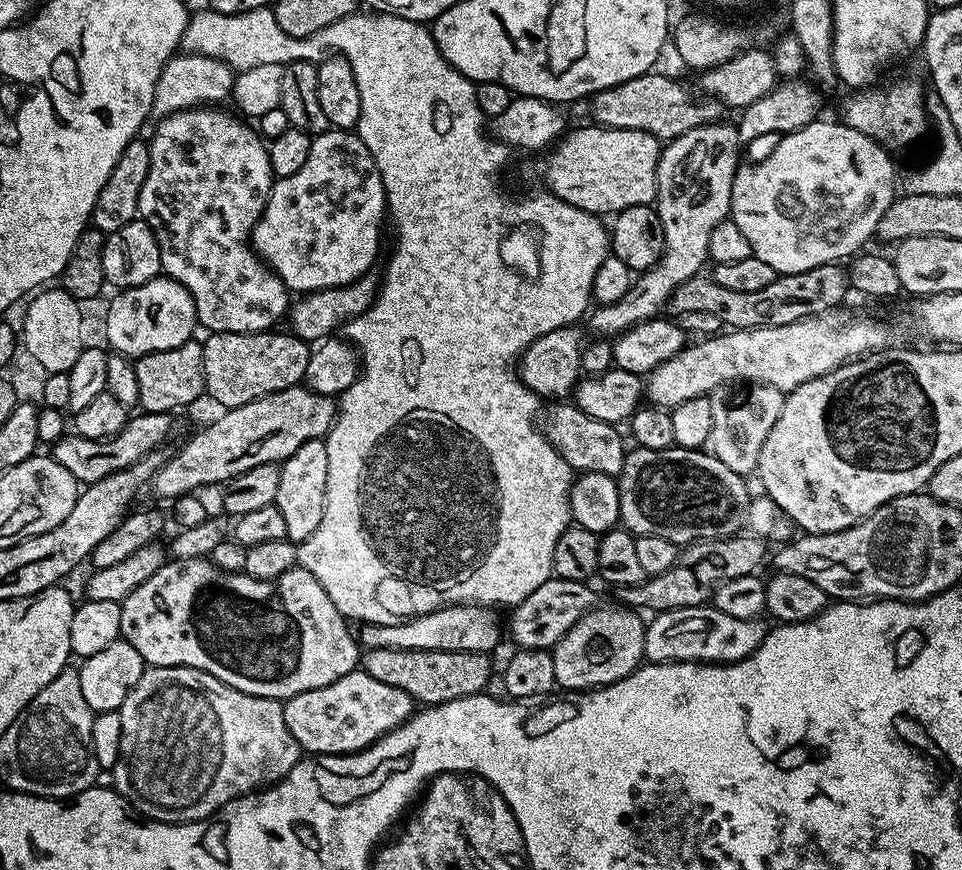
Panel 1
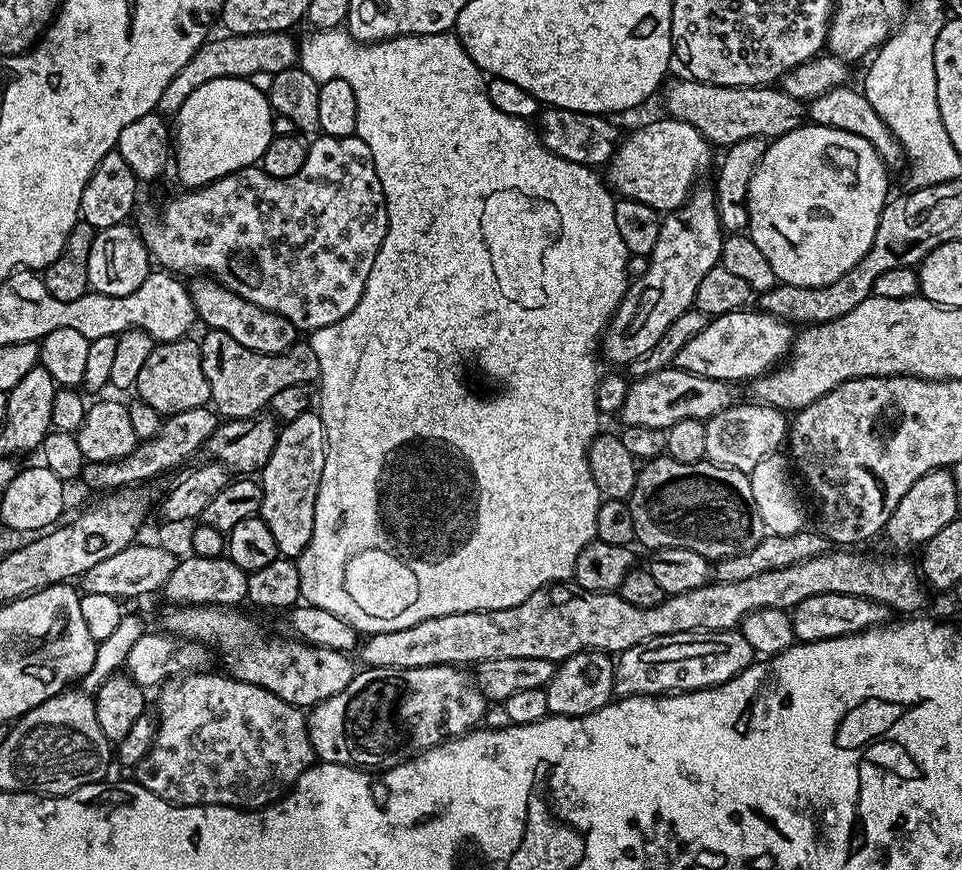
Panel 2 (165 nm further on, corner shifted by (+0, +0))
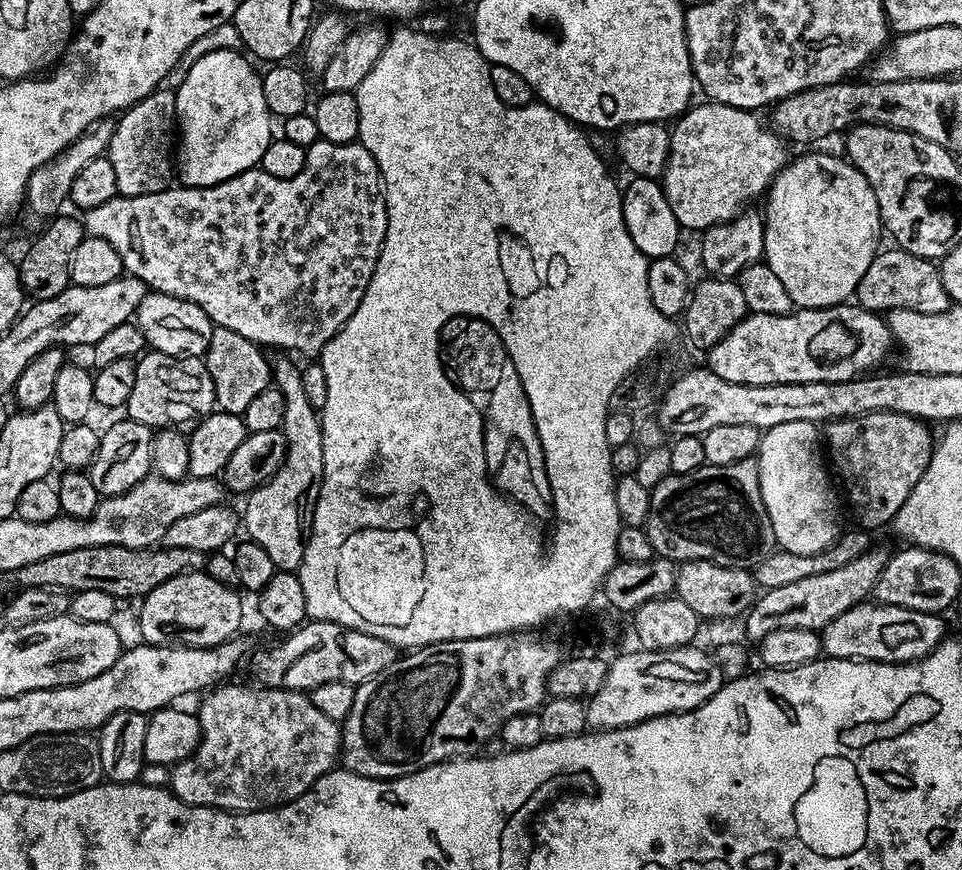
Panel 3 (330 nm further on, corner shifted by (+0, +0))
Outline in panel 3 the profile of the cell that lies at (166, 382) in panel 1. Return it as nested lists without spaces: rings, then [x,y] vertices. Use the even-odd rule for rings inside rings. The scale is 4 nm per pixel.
[[[148,350],[136,360],[134,390],[130,390],[126,405],[127,419],[142,422],[153,430],[175,428],[199,422],[215,408],[214,382],[201,357],[171,356]]]

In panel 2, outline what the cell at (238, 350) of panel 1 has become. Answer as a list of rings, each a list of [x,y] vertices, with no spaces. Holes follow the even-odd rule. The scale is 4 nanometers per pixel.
[[[208,330],[203,334],[205,336],[200,340],[202,370],[206,374],[206,382],[210,382],[211,407],[221,417],[229,420],[255,417],[271,405],[278,390],[286,390],[286,386],[295,384],[312,386],[319,381],[320,367],[311,343],[297,342],[290,350],[275,356],[246,350],[242,342],[234,342],[234,338],[222,330]]]

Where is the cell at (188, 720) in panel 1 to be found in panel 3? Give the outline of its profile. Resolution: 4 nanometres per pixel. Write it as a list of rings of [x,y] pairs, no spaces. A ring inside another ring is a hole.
[[[221,683],[203,697],[205,700],[198,709],[198,746],[182,762],[171,765],[170,791],[178,799],[187,804],[221,808],[223,812],[261,812],[264,808],[276,808],[306,794],[318,778],[337,767],[342,756],[341,725],[326,718],[326,714],[314,706],[311,695],[294,692],[291,688],[232,683]]]

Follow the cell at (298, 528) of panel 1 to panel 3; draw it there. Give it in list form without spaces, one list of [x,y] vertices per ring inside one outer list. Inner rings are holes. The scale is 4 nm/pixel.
[[[276,354],[270,360],[271,379],[286,402],[282,425],[286,438],[286,458],[282,466],[278,466],[274,478],[247,493],[244,512],[242,508],[242,528],[248,531],[247,539],[262,546],[266,554],[270,554],[274,566],[282,572],[296,572],[306,554],[308,536],[312,532],[312,515],[316,509],[320,483],[324,480],[320,413],[317,408],[310,406],[310,398],[306,398],[301,365],[296,365],[291,359],[295,360],[288,354]]]

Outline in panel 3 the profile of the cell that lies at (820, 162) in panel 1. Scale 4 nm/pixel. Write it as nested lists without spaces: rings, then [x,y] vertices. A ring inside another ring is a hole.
[[[808,152],[789,159],[766,193],[764,260],[786,286],[796,308],[845,303],[881,247],[878,197],[851,160],[840,156]]]

